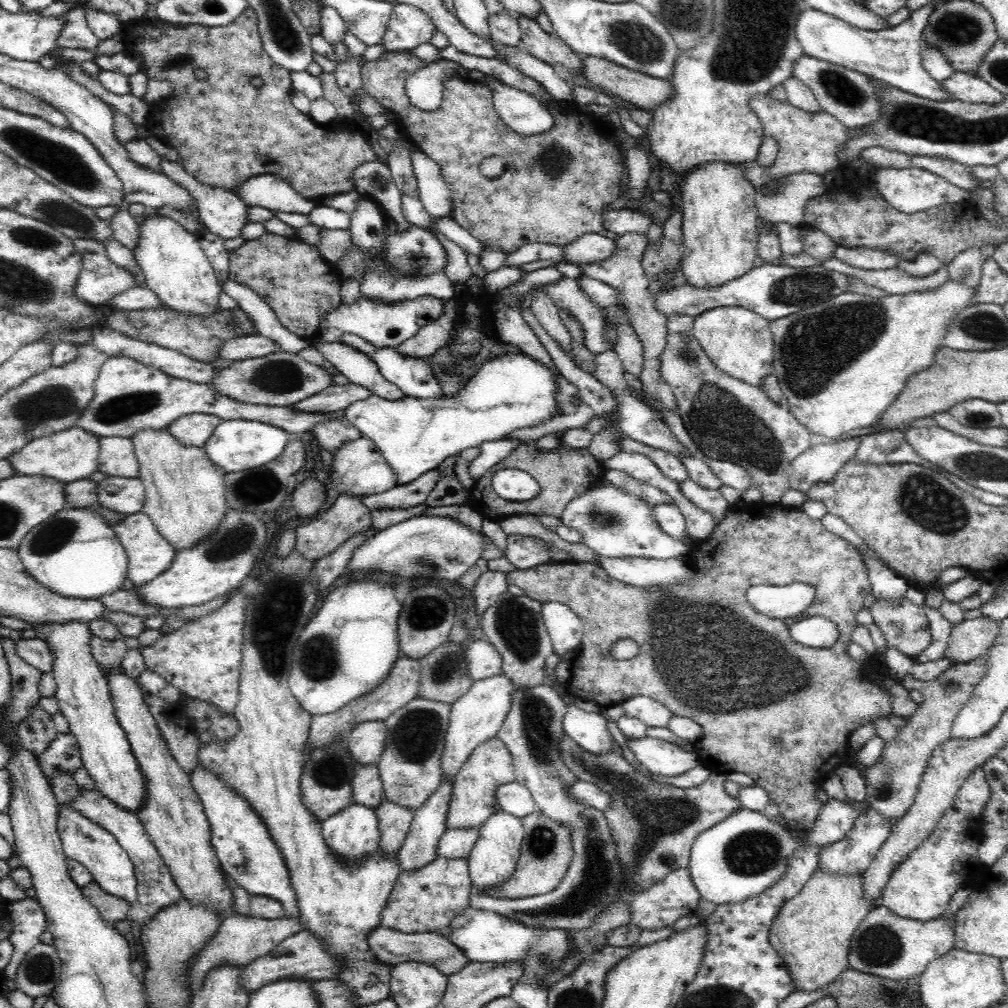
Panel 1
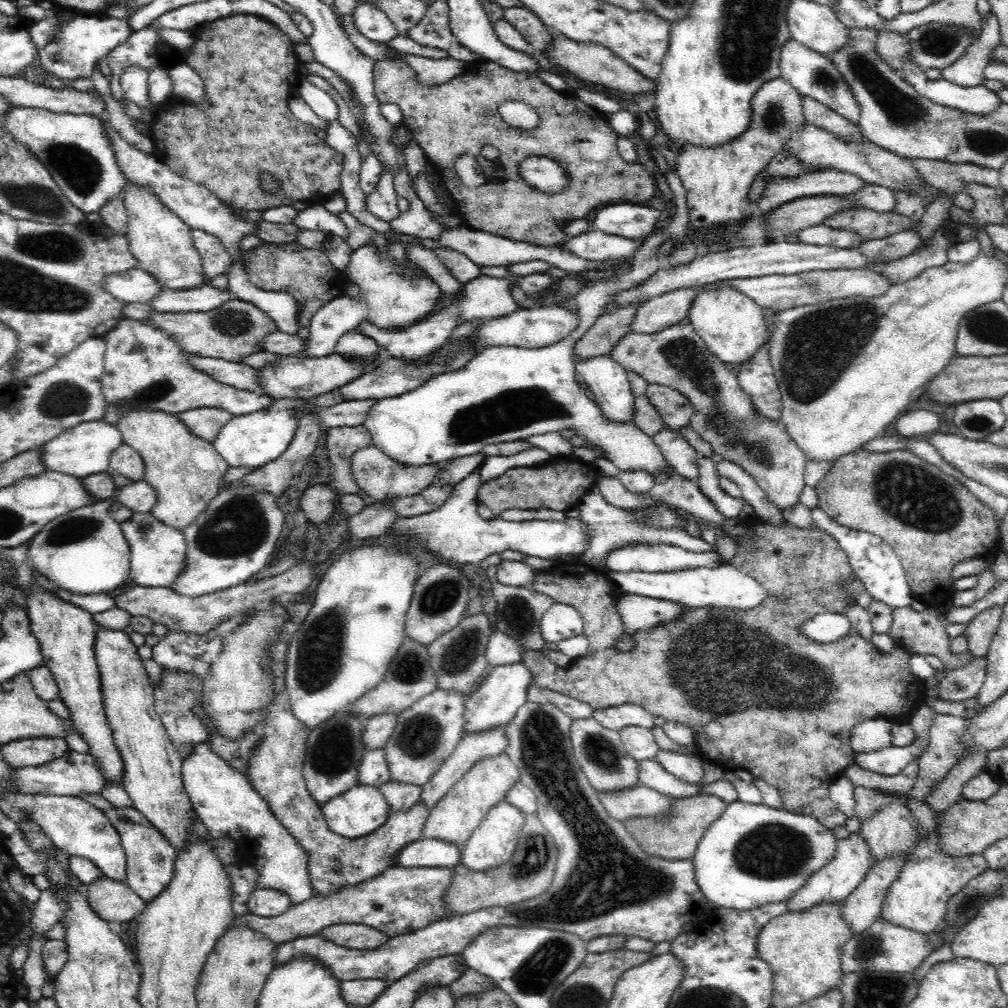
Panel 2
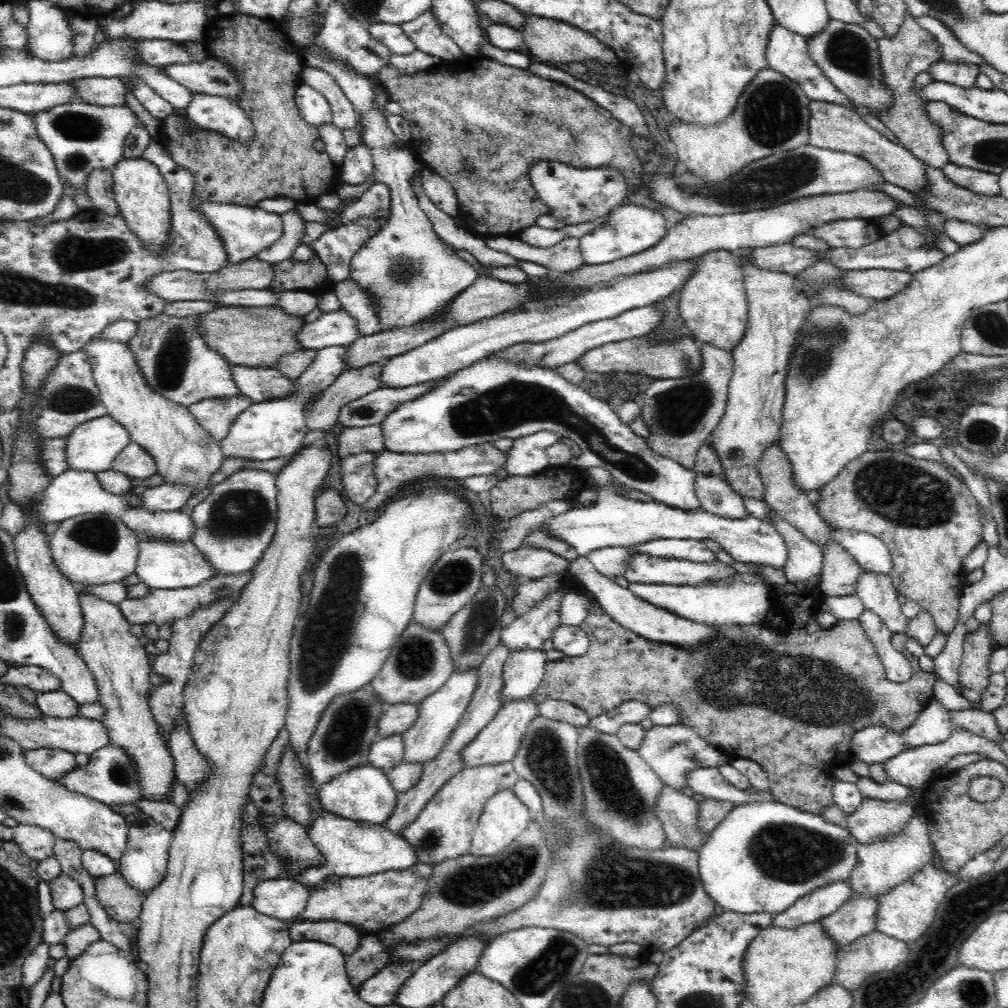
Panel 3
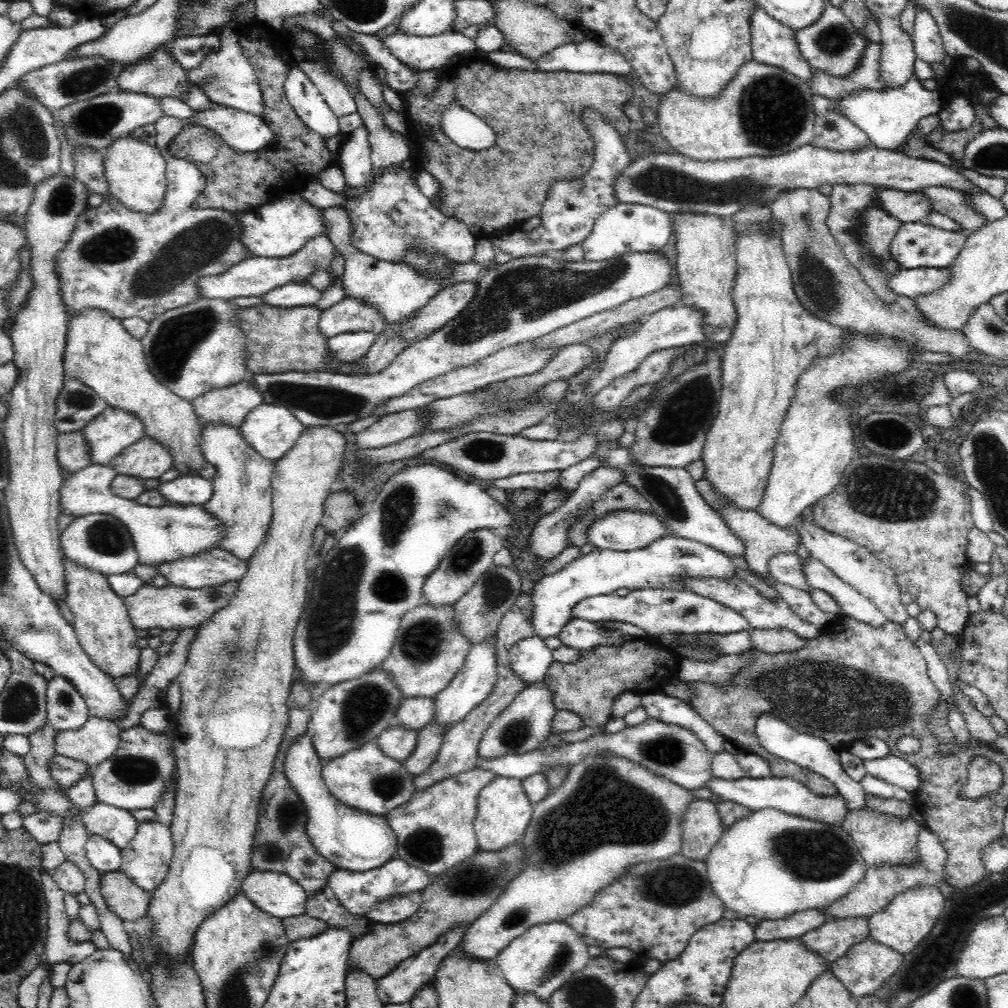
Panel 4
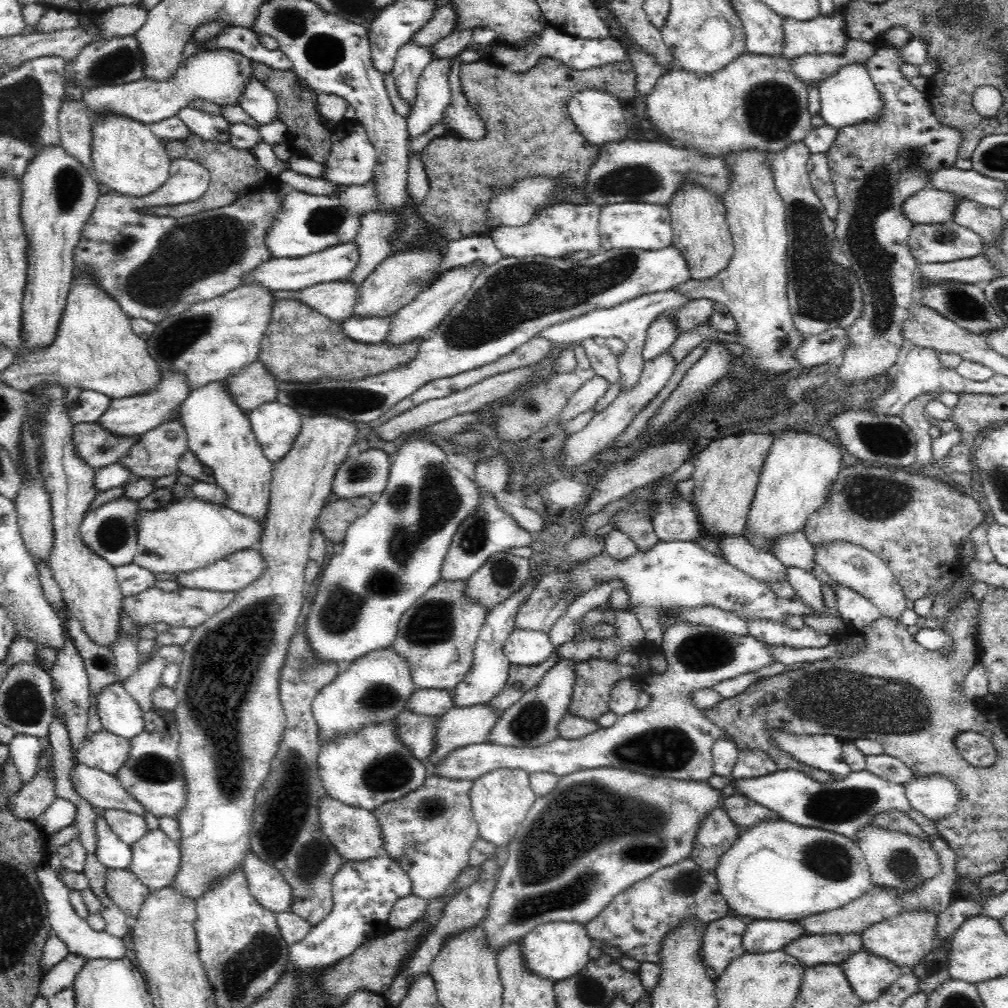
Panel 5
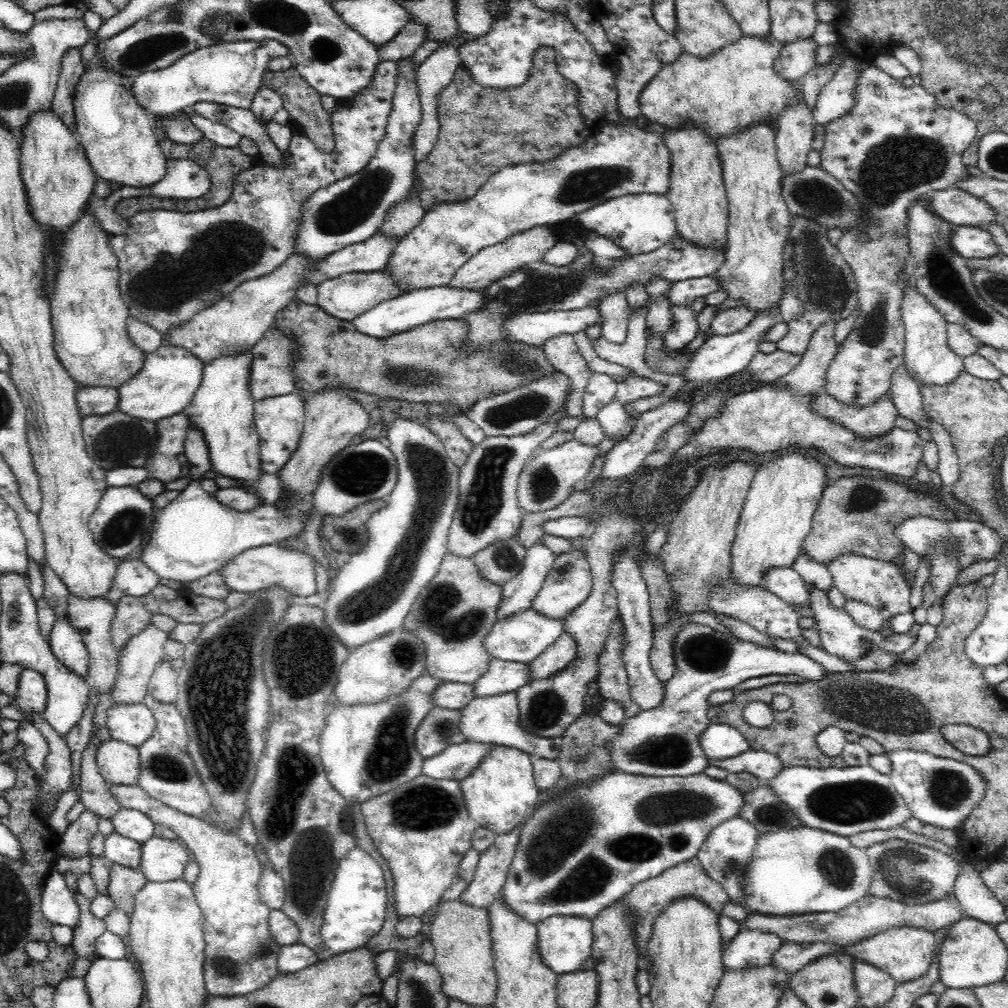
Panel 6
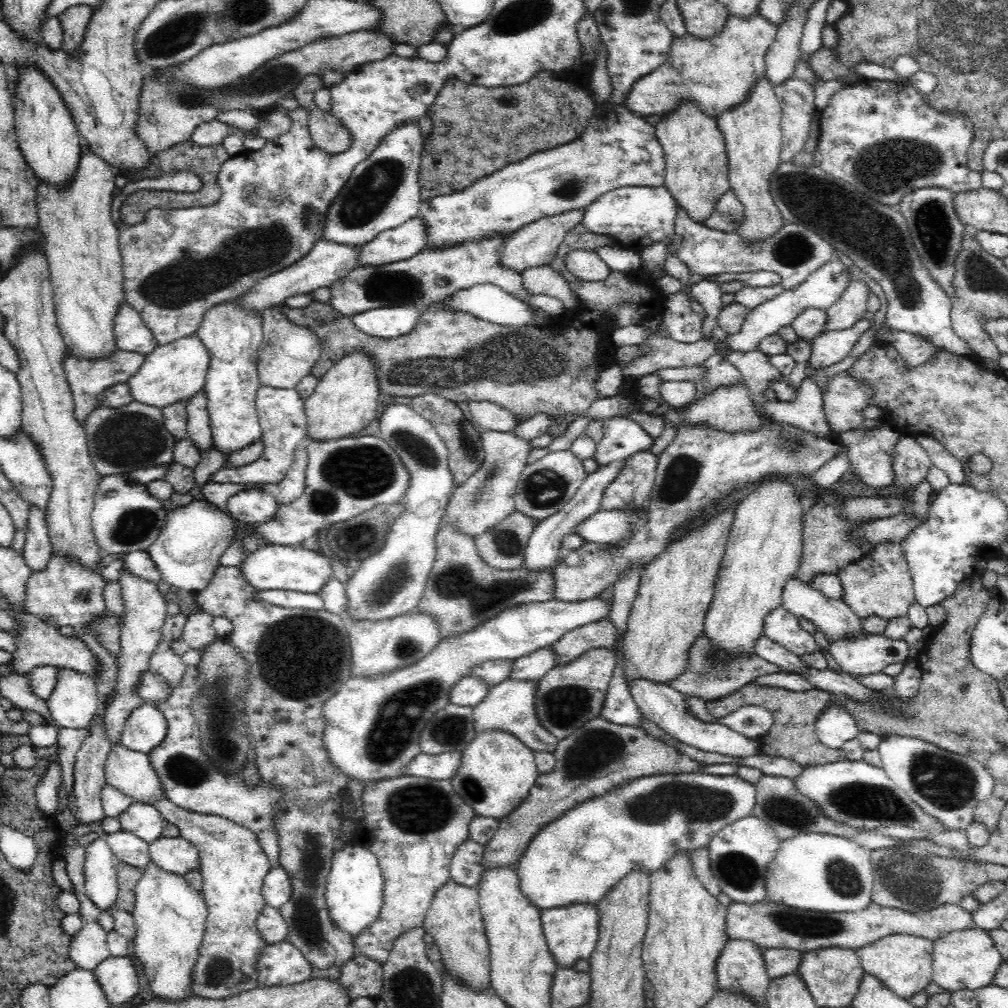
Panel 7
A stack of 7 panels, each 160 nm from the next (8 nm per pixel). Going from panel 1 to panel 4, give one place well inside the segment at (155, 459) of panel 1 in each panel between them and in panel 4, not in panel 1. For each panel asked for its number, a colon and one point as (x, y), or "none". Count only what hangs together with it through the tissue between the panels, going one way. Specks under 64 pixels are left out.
2: (186, 471)
3: (184, 453)
4: (99, 352)

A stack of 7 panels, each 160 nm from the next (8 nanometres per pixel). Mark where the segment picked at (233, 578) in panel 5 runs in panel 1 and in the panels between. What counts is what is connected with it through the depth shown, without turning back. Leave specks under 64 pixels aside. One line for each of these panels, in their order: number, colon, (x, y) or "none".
1: (149, 553)
2: (158, 551)
3: (160, 564)
4: (214, 567)

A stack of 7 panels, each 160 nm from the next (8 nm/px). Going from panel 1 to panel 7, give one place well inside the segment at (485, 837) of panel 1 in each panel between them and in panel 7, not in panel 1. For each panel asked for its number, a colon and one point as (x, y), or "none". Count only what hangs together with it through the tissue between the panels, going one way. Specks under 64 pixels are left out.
2: (492, 843)
3: (504, 817)
4: (503, 808)
5: (499, 800)
6: (501, 790)
7: (496, 771)

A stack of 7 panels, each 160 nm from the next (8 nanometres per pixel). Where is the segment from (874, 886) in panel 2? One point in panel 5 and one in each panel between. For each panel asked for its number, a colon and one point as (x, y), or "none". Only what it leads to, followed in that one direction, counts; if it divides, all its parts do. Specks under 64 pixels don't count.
3: (856, 917)
4: (833, 939)
5: (810, 950)

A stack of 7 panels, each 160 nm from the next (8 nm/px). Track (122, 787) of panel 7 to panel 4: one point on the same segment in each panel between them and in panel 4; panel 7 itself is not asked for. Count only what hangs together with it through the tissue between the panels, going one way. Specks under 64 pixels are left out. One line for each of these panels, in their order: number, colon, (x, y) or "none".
4: (97, 741)
5: (103, 751)
6: (119, 763)

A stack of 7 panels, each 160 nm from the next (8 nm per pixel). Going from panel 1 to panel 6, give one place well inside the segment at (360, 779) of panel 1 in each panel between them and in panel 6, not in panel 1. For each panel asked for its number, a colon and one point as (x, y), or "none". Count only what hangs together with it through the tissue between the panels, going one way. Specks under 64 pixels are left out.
2: (373, 769)
3: (386, 753)
4: (397, 742)
5: (417, 732)
6: (441, 728)

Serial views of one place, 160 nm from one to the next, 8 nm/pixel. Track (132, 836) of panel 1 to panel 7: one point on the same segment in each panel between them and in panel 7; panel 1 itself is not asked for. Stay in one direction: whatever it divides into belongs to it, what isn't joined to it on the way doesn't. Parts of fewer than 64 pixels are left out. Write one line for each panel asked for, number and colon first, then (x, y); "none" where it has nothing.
2: (150, 857)
3: (144, 864)
4: (147, 857)
5: (156, 859)
6: (162, 859)
7: (177, 855)

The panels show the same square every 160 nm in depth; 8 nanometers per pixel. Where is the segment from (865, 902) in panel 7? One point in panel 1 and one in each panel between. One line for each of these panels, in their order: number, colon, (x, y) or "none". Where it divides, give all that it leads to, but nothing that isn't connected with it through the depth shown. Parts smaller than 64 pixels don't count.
1: (743, 855)
2: (752, 855)
3: (763, 857)
4: (771, 865)
5: (776, 870)
6: (801, 871)

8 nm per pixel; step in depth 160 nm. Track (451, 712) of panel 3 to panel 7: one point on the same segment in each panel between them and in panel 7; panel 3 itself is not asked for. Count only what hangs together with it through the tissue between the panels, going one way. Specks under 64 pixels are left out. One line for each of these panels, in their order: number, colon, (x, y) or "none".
4: (472, 685)
5: (489, 675)
6: (518, 593)
7: (544, 546)

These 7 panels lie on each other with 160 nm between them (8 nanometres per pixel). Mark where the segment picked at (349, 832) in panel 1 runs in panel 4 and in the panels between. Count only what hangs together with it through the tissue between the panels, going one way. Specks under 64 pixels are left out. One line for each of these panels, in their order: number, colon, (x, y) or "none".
2: (360, 810)
3: (363, 793)
4: (364, 778)

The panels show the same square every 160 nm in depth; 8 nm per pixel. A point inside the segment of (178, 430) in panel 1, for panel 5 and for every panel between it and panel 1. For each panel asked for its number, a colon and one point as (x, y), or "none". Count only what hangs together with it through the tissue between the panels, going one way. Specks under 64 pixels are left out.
2: (205, 422)
3: (216, 415)
4: (231, 404)
5: (254, 385)

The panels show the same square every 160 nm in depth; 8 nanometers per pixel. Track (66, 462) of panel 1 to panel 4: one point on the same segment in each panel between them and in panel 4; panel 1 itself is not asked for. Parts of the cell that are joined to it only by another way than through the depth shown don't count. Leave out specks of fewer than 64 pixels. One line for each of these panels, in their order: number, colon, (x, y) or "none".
2: (86, 449)
3: (93, 446)
4: (114, 429)

